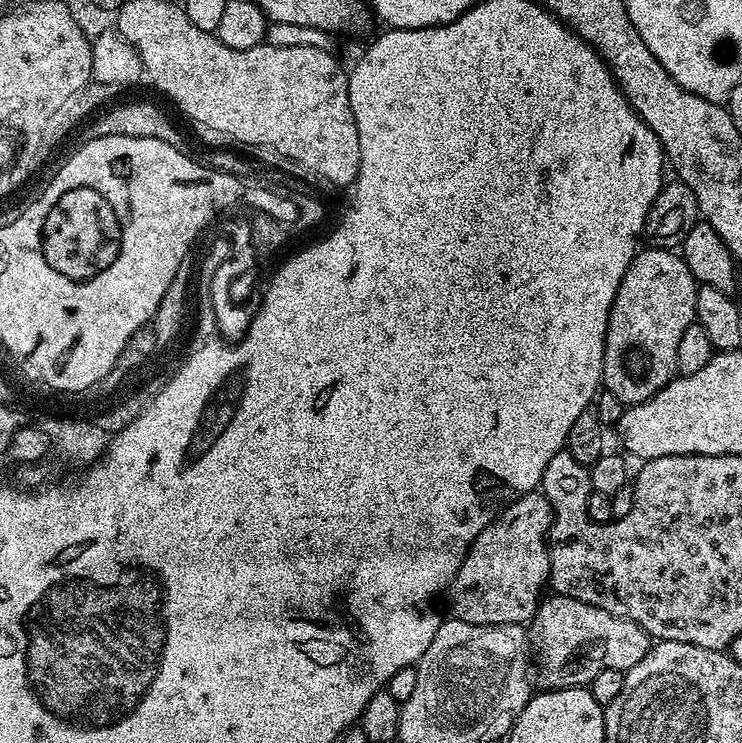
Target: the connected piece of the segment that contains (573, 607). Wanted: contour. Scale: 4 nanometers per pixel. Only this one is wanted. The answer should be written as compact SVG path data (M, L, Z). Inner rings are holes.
M555 594L545 595L537 604L536 614L530 621L530 636L531 639L532 636L536 639L536 644L540 647L540 656L544 659L540 664L540 676L548 683L545 685L549 689L591 685L592 680L602 674L602 670L627 672L628 669L638 666L642 658L646 658L648 649L654 643L652 637L646 634L646 630L638 626L638 622L615 616L606 610L598 610L598 606L590 606L578 598Z

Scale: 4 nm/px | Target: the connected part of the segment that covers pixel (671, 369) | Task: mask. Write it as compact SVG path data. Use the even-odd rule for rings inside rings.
M645 247L637 251L630 262L618 286L618 294L610 306L602 377L603 387L610 394L614 394L614 398L621 400L625 406L645 404L677 375L678 342L682 339L686 326L693 324L696 319L697 287L696 279L690 274L683 255L667 248Z

